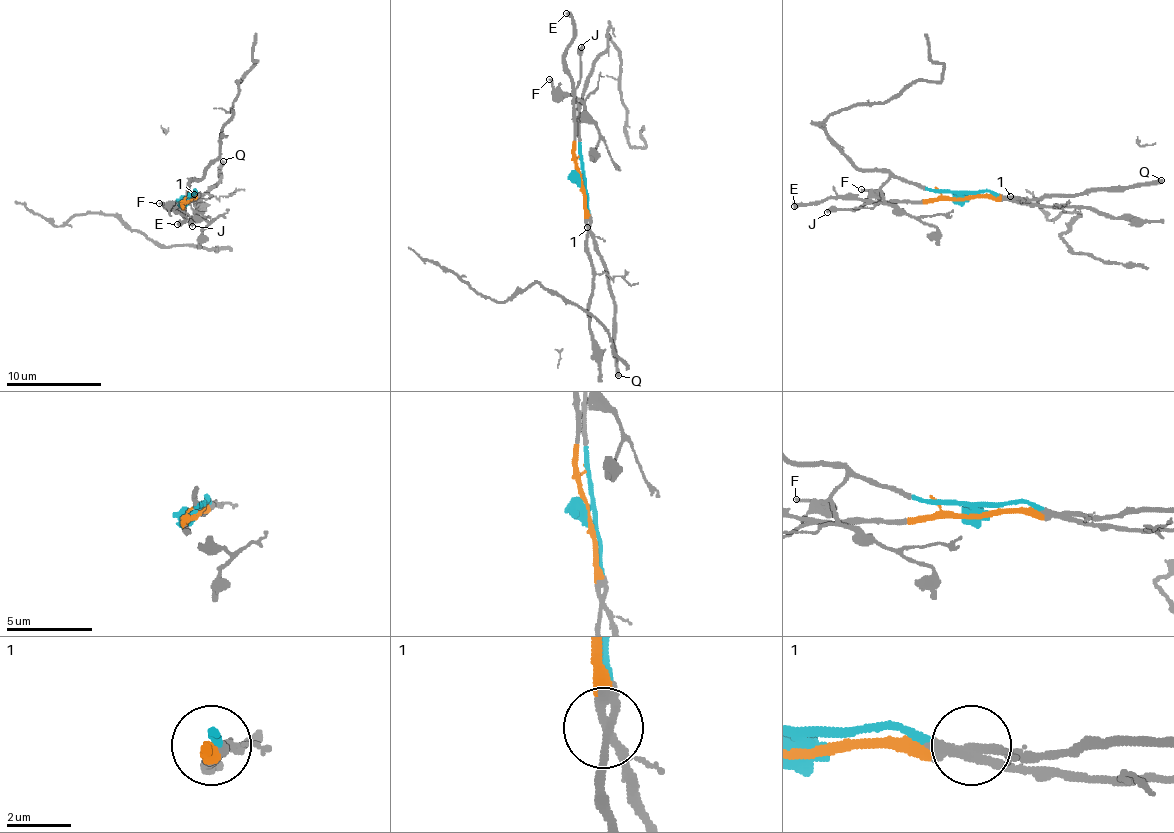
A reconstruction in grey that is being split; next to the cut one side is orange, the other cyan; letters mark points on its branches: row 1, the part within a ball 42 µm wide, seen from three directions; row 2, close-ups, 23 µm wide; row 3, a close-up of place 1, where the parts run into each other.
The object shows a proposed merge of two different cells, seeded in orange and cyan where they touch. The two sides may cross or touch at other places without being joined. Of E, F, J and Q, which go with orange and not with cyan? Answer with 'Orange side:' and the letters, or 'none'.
Orange side: E, J, Q

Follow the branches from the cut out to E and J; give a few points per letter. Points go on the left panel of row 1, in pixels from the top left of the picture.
E: (187, 200), (183, 205), (185, 213), (176, 211), (184, 220), (177, 225)
J: (187, 200), (183, 205), (192, 227)

